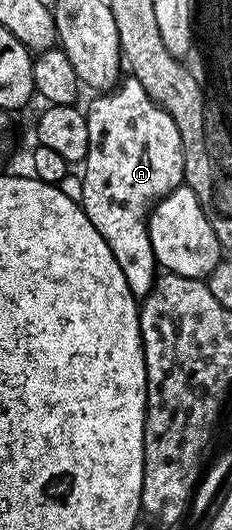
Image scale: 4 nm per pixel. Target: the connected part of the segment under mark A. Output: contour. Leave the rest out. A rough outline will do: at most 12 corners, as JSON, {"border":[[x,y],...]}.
{"border":[[126,76],[85,113],[79,204],[141,301],[179,127]]}

